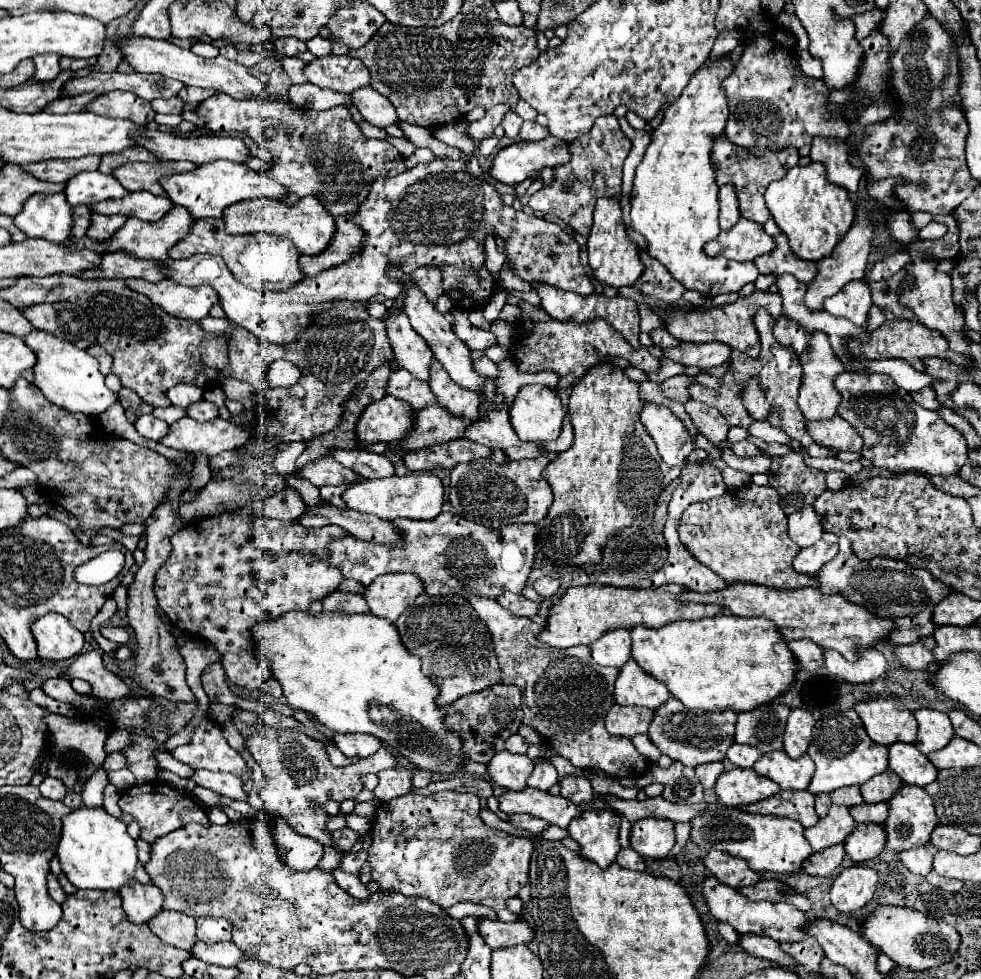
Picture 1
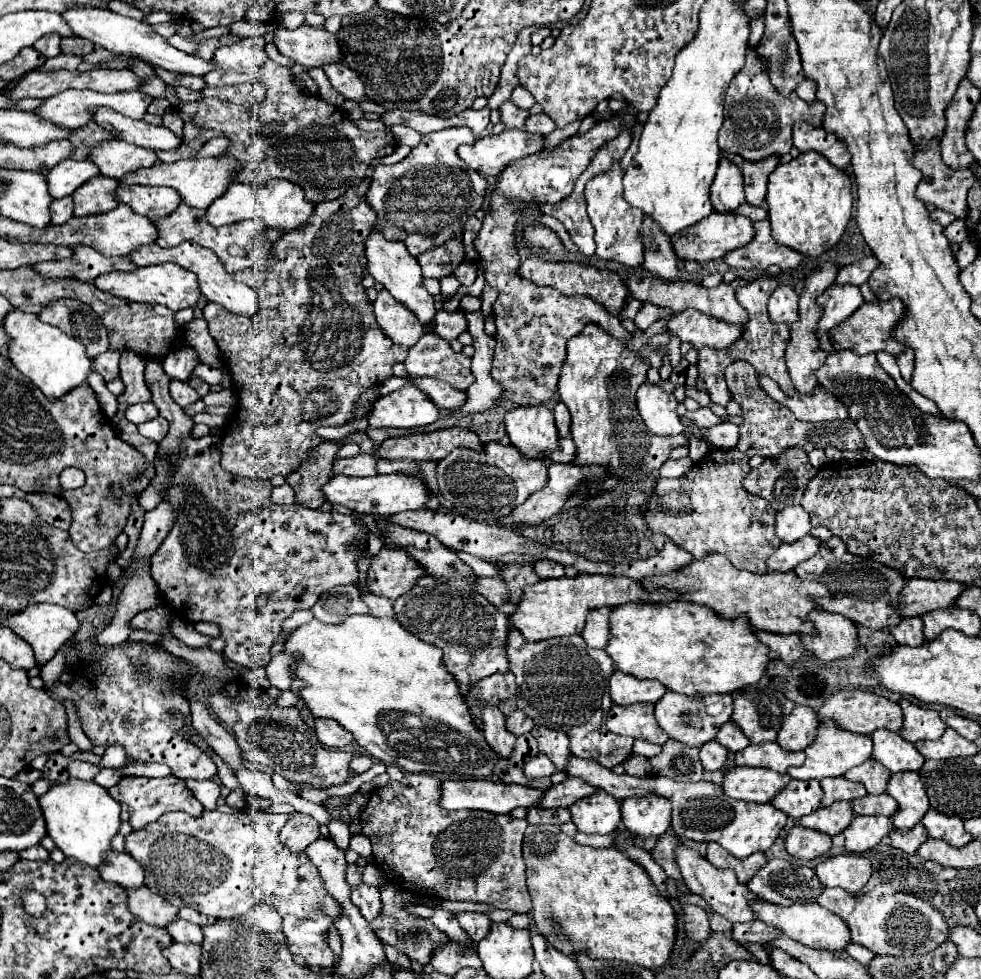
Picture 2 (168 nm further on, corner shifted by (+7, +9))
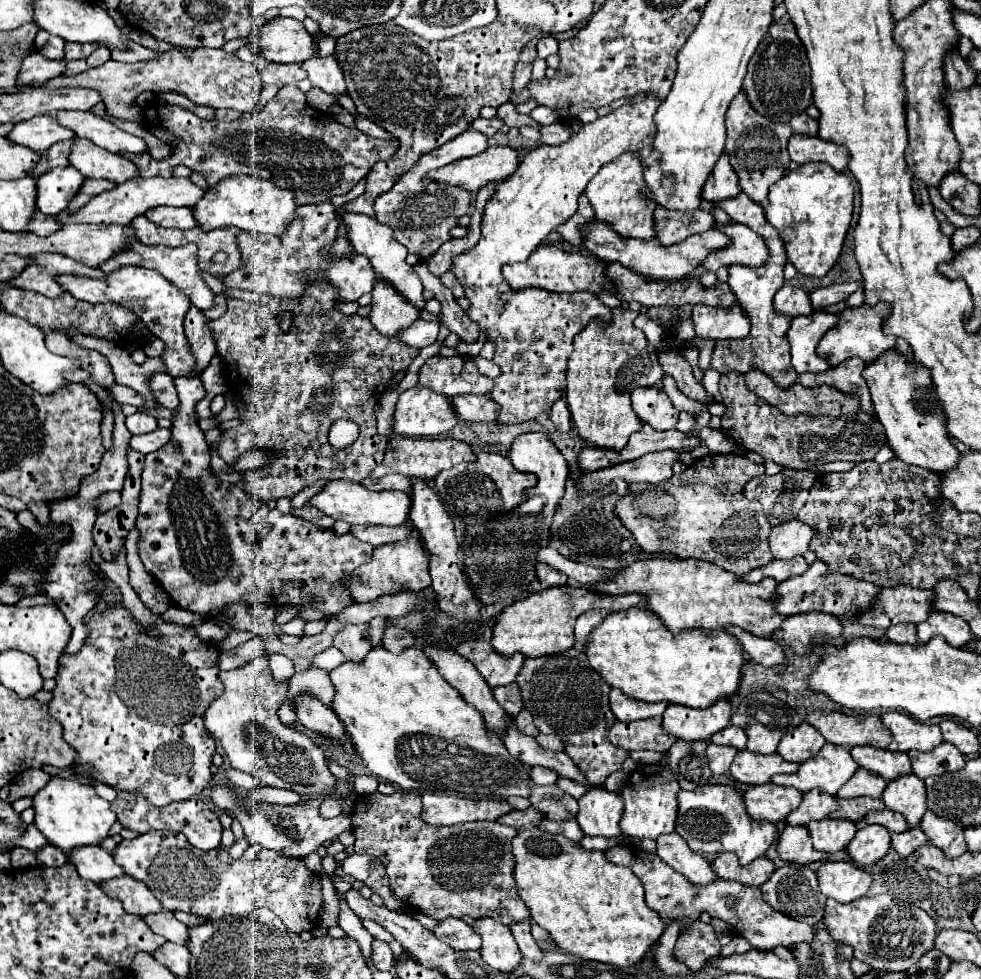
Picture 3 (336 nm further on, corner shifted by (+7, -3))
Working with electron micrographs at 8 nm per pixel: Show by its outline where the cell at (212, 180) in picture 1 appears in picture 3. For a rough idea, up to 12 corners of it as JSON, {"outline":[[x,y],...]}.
{"outline":[[135,178],[59,220],[129,224],[205,196],[189,178]]}

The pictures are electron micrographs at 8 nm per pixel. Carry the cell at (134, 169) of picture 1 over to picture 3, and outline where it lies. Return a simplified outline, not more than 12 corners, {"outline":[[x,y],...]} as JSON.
{"outline":[[77,140],[69,154],[85,178],[123,184],[139,176],[121,154],[89,140]]}

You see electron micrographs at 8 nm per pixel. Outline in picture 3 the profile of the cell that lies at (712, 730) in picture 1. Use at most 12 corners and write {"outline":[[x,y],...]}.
{"outline":[[729,700],[705,710],[669,704],[663,730],[711,740],[731,724]]}

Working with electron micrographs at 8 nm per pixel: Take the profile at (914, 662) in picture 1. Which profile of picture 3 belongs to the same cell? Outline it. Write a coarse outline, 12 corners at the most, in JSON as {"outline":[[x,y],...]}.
{"outline":[[897,624],[887,638],[897,644],[919,644],[915,624]]}

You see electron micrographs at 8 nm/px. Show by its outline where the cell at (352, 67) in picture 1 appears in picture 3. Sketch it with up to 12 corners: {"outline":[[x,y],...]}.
{"outline":[[273,18],[253,50],[271,62],[301,64],[319,54],[293,18]]}

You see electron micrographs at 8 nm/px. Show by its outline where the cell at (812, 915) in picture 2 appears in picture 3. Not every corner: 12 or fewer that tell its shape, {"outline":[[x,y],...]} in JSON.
{"outline":[[605,850],[633,870],[645,902],[681,928],[705,910],[753,948],[793,948],[813,926],[733,880],[695,888],[657,854]]}

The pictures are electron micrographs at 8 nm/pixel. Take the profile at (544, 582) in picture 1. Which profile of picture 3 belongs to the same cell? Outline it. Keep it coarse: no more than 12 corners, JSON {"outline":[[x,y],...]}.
{"outline":[[547,564],[535,568],[541,588],[565,586],[567,576]]}

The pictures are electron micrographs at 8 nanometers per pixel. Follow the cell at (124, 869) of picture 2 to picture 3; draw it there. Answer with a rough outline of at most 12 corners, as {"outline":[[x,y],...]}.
{"outline":[[79,848],[69,860],[95,884],[125,876],[103,848]]}

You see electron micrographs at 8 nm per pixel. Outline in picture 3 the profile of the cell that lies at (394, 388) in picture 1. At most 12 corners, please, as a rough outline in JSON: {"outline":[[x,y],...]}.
{"outline":[[487,396],[449,398],[463,422],[497,420]]}

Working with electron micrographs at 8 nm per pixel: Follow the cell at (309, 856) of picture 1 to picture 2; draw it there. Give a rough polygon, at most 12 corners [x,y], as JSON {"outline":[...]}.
{"outline":[[291,812],[279,838],[301,852],[319,838],[319,822]]}

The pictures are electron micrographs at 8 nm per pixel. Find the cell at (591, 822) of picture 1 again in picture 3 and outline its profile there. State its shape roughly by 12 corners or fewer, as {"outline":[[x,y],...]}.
{"outline":[[605,788],[579,798],[585,836],[617,838],[621,796]]}

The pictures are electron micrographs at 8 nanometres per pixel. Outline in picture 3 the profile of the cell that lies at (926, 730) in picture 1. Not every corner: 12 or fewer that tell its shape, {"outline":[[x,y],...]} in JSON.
{"outline":[[905,712],[881,720],[893,732],[889,750],[925,752],[943,742],[937,726]]}

